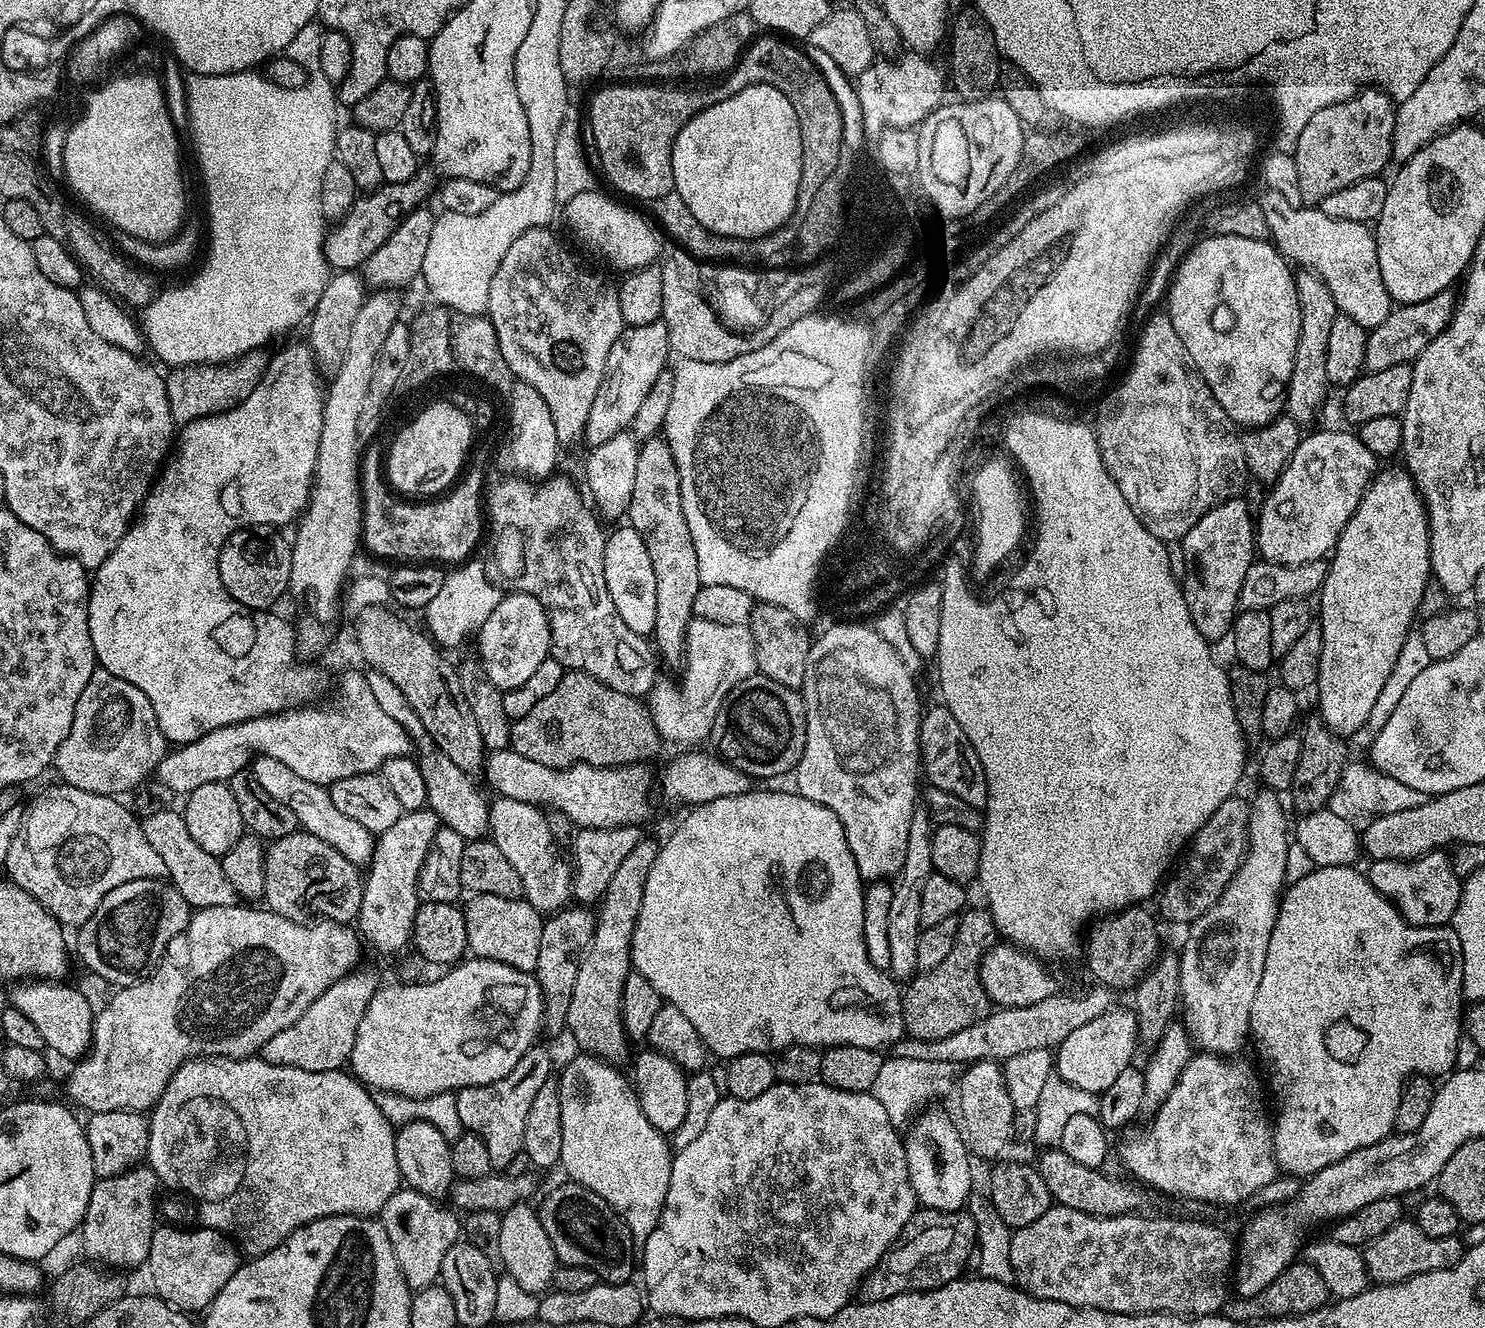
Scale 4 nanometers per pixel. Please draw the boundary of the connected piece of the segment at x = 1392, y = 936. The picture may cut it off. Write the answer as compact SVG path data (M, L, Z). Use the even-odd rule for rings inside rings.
M1356 866L1313 867L1306 878L1287 885L1280 901L1278 918L1274 922L1274 934L1270 934L1262 982L1258 982L1258 994L1254 994L1254 1006L1250 1010L1248 1027L1254 1040L1256 1036L1256 1048L1261 1058L1268 1063L1268 1072L1272 1075L1270 1092L1276 1095L1272 1125L1276 1166L1281 1173L1297 1178L1310 1177L1318 1170L1346 1158L1346 1154L1393 1135L1398 1098L1409 1076L1440 1078L1457 1067L1456 1051L1462 1039L1464 967L1456 929L1451 926L1415 928L1413 924L1407 924L1398 909L1385 896L1378 894L1378 890L1370 886L1367 875L1358 869Z

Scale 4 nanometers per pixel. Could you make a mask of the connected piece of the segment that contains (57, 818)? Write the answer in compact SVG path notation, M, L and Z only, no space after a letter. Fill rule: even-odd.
M56 782L53 788L40 792L32 800L32 805L23 809L20 825L14 834L14 842L10 842L10 850L6 854L6 862L2 865L7 879L11 880L26 894L30 894L50 913L59 917L60 908L93 907L94 895L114 890L114 886L122 886L122 882L135 880L162 880L168 875L166 862L162 862L162 854L150 846L141 821L126 805L115 796L90 794L86 790L71 788L63 782Z

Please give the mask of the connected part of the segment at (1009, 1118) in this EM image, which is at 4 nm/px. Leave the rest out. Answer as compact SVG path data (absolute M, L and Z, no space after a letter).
M979 1060L976 1064L967 1065L960 1076L960 1116L959 1123L962 1125L962 1135L964 1143L968 1146L968 1151L973 1157L981 1156L984 1160L995 1161L1005 1155L1004 1147L1012 1140L1012 1131L1016 1128L1018 1113L1014 1102L1010 1100L1010 1094L1006 1092L1006 1082L1004 1081L1004 1069L997 1061Z

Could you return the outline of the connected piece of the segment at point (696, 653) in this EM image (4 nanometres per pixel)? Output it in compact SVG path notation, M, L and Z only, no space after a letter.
M693 618L688 623L688 633L686 634L686 642L684 643L684 662L682 665L682 673L684 677L680 680L680 689L676 689L672 684L664 684L664 682L657 683L656 687L648 693L646 697L646 707L654 726L658 730L661 741L668 742L668 740L677 740L678 743L684 744L680 746L696 746L699 740L707 741L712 734L712 727L714 726L714 718L718 714L718 710L722 706L722 702L726 698L726 694L730 694L730 690L734 690L736 684L740 684L746 678L750 678L756 672L756 647L752 641L751 627L743 624L731 624L730 626L721 626L719 622L706 622L705 620L698 620Z

